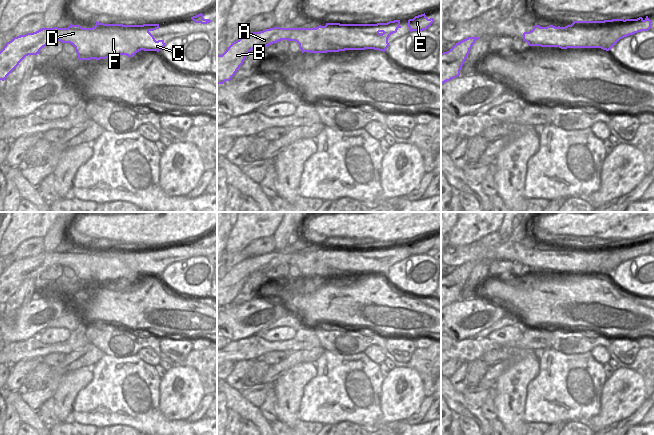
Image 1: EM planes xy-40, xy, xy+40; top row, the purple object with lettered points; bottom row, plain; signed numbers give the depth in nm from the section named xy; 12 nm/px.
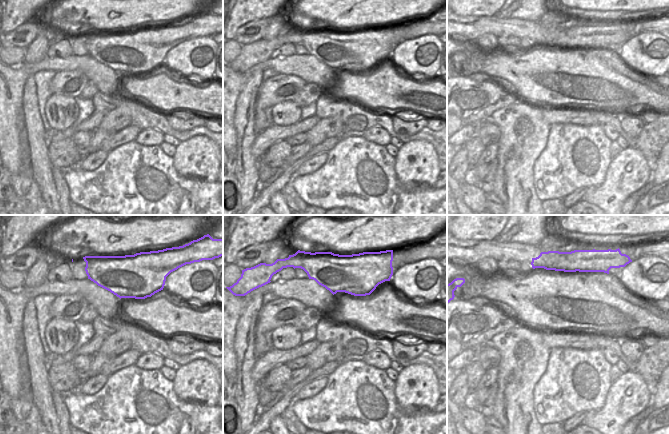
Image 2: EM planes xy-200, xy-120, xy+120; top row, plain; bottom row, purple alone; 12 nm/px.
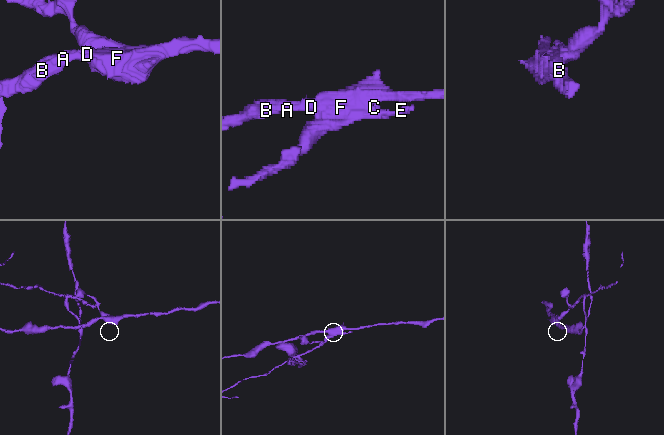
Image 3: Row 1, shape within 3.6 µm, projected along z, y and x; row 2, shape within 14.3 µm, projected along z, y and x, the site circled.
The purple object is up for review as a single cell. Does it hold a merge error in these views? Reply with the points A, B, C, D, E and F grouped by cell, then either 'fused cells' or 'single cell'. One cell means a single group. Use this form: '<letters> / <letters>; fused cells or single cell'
A B D F / C E; fused cells

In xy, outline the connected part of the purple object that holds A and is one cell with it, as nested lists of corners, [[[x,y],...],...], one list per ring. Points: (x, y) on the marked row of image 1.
[[[275,26],[260,32],[247,33],[233,42],[222,55],[217,55],[217,84],[230,81],[251,50],[267,47],[281,40],[297,42],[302,53],[364,50],[362,45],[343,45],[341,40],[334,40],[326,46],[320,44],[319,39],[309,37],[304,28],[280,28]]]

